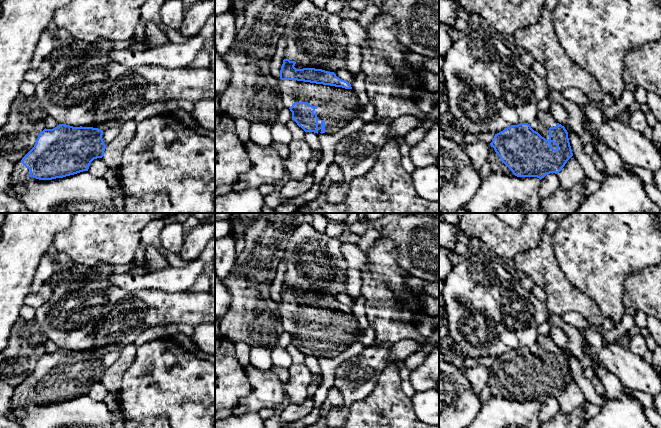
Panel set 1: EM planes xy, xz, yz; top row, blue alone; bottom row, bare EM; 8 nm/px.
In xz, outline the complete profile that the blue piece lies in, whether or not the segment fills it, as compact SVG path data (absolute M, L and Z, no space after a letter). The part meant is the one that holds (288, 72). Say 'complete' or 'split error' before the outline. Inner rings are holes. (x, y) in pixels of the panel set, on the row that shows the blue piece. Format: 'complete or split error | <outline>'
split error | M284 59L280 70L279 90L284 107L292 112L292 120L305 132L337 133L360 116L358 94L351 84L334 72L322 69L296 69L295 61Z

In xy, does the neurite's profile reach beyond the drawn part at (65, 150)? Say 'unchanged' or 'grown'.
grown

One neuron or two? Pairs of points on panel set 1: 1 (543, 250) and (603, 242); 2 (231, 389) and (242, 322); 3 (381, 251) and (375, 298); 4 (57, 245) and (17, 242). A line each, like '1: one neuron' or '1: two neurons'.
1: two neurons
2: two neurons
3: one neuron
4: two neurons

